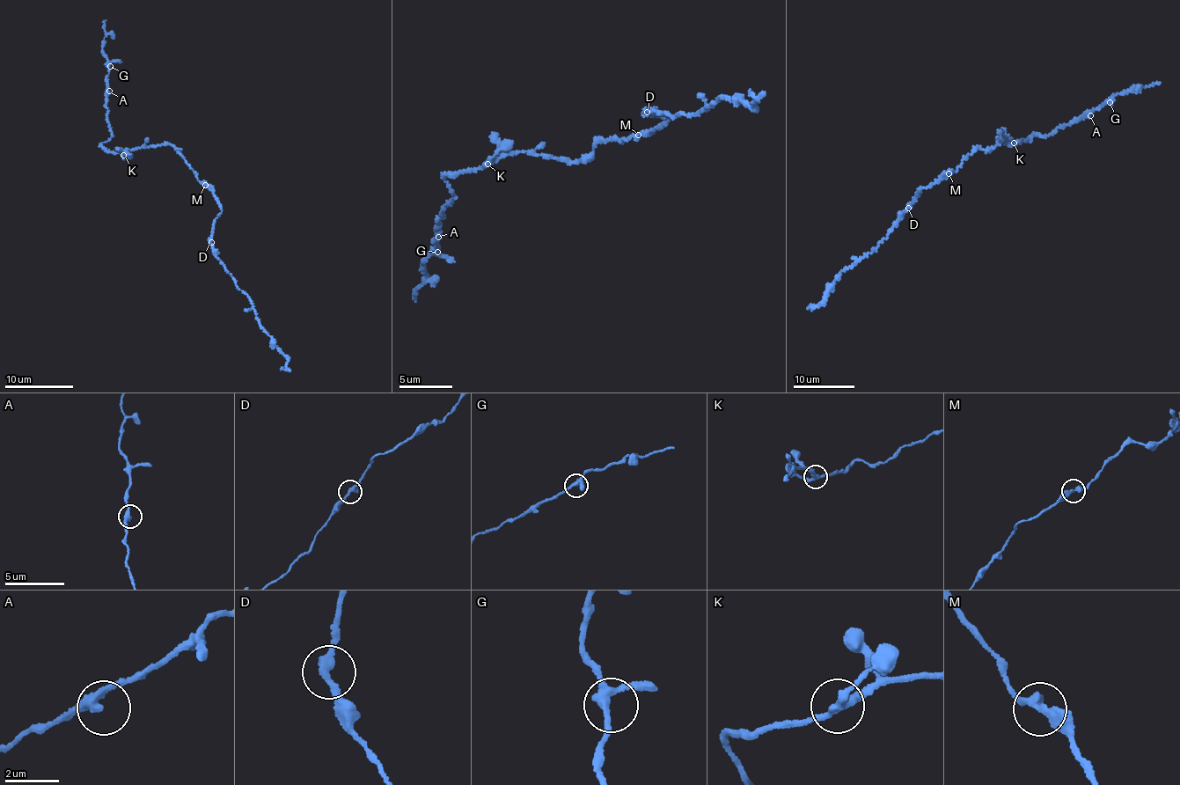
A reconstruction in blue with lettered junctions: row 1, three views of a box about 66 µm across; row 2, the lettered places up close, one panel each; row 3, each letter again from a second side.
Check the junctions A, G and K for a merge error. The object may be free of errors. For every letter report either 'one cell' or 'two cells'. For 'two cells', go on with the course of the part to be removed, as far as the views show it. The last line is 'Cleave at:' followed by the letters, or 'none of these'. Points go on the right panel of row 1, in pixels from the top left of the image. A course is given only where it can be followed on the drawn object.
A: one cell
G: one cell
K: one cell
Cleave at: none of these

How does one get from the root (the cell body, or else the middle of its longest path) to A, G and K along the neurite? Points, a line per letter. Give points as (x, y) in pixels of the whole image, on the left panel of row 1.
A: (180, 154), (164, 143), (122, 153), (105, 150), (101, 143), (112, 136), (106, 105), (109, 91)
G: (180, 154), (164, 143), (122, 153), (103, 149), (101, 143), (112, 136), (106, 105), (110, 66)
K: (180, 154), (173, 145), (164, 143), (142, 145), (123, 155)

